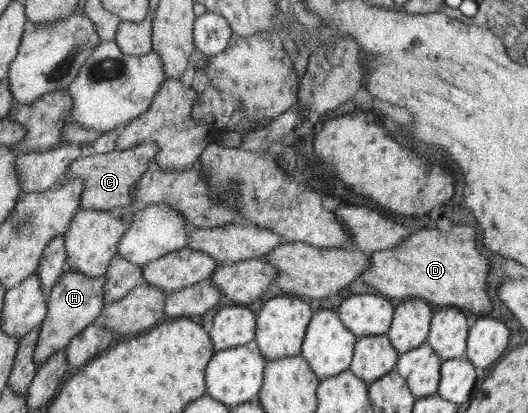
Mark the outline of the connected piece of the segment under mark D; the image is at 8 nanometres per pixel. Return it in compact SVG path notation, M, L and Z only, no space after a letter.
M467 225L416 228L396 248L371 253L371 266L360 278L388 297L429 300L443 308L454 306L486 315L494 310L486 283L492 262L482 254L478 237L478 229Z

